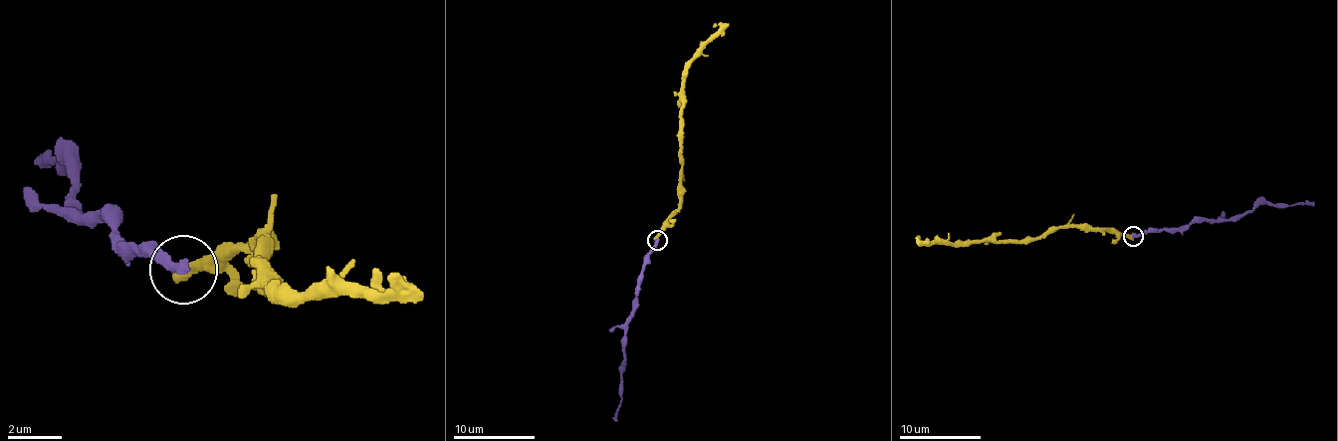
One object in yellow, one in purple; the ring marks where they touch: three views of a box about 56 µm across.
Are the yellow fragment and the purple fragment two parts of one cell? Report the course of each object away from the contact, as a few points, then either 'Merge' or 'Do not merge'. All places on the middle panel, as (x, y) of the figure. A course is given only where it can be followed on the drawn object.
Course of yellow: (655, 240), (663, 222), (678, 208), (682, 181), (686, 64), (721, 27), (712, 27). Course of purple: (657, 240), (643, 271), (633, 318), (627, 324), (621, 368), (621, 401), (614, 421). Merge

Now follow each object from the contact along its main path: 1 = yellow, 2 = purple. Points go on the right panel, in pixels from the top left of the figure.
1: (1133, 236), (1074, 226), (1052, 226), (1040, 236), (1021, 240), (920, 242), (920, 238)
2: (1133, 236), (1211, 220), (1234, 220), (1261, 204), (1294, 206), (1314, 202)

